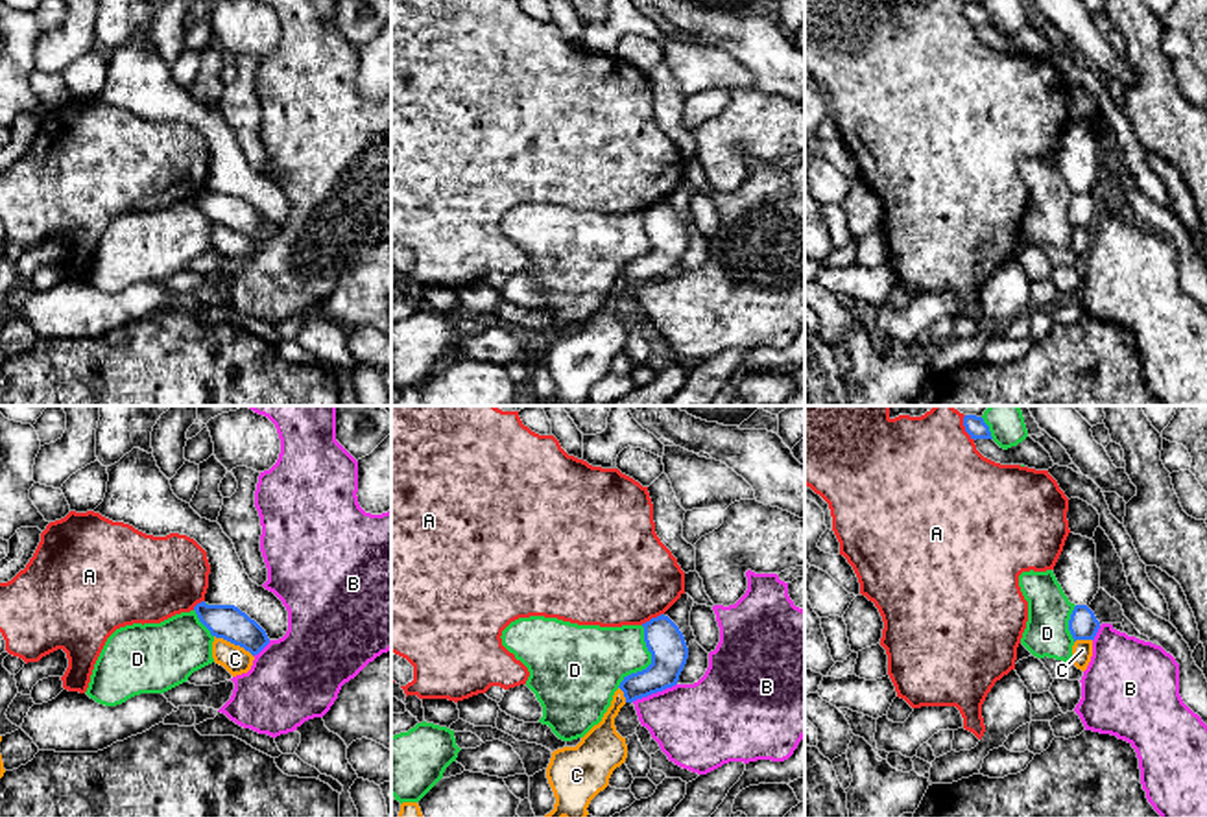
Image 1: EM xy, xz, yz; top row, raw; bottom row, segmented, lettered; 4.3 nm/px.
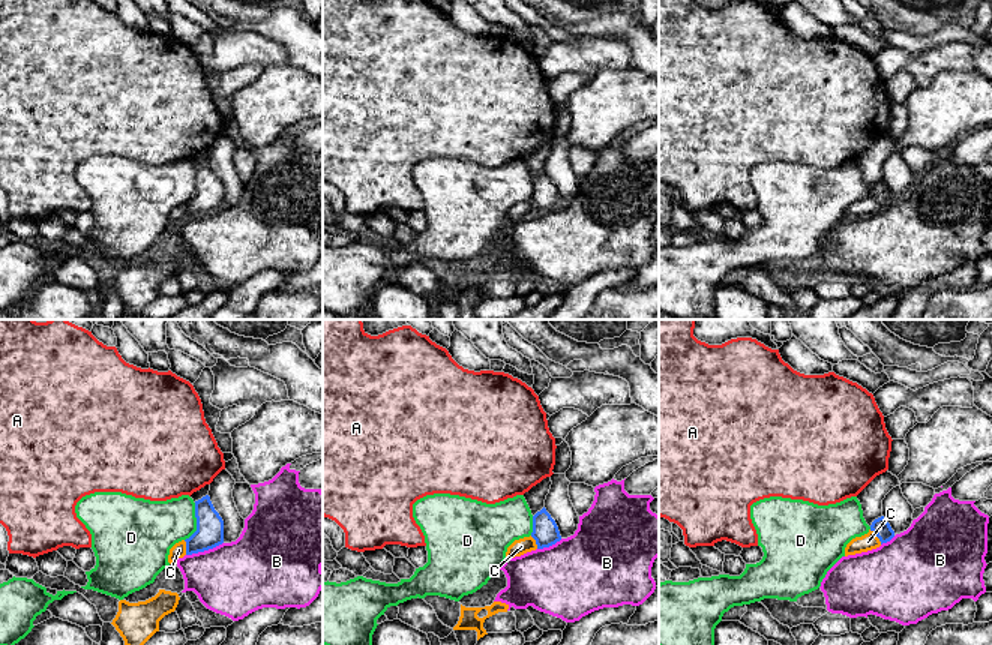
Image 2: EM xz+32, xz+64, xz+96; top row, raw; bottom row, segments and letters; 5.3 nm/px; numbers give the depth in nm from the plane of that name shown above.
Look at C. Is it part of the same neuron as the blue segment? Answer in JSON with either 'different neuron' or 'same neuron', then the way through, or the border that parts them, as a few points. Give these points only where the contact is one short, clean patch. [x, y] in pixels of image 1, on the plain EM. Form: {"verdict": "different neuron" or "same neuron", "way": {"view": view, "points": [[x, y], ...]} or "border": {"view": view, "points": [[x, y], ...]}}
{"verdict": "different neuron", "border": {"view": "xy", "points": [[215, 222], [242, 233], [253, 244]]}}

